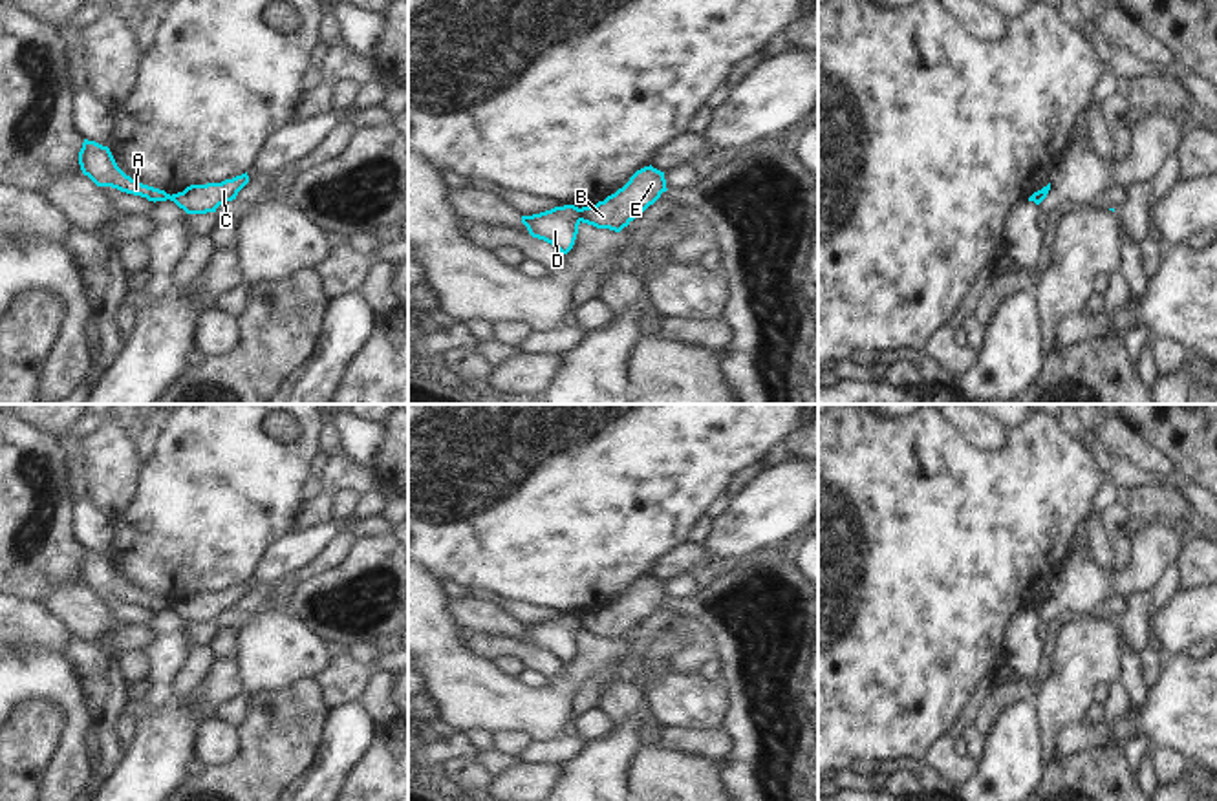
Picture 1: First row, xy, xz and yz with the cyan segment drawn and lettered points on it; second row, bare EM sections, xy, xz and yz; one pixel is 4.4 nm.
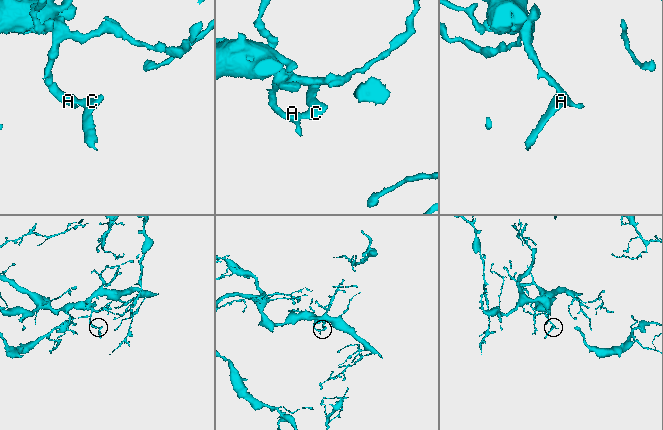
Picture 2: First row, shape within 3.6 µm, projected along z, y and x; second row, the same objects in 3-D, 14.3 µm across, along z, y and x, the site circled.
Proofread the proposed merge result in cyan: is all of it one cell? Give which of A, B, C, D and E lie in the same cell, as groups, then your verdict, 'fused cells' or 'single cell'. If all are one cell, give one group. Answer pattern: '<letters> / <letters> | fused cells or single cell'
A D / B C E | fused cells

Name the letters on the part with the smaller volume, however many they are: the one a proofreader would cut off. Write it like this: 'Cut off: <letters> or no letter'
Cut off: B, C, E

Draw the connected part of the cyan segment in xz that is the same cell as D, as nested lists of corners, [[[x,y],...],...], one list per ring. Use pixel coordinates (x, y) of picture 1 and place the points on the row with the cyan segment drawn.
[[[575,205],[555,207],[551,210],[522,216],[533,238],[555,245],[560,254],[567,254],[576,240],[578,225],[582,221],[580,208]]]

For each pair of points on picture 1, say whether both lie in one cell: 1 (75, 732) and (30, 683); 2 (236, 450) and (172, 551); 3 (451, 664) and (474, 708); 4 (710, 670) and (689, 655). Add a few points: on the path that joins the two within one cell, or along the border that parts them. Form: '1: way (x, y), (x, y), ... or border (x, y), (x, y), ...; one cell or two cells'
1: way (75, 715), (46, 684); one cell
2: way (215, 476), (215, 494), (193, 525); one cell
3: way (451, 675), (473, 697); one cell
4: way (705, 664), (694, 659); one cell

